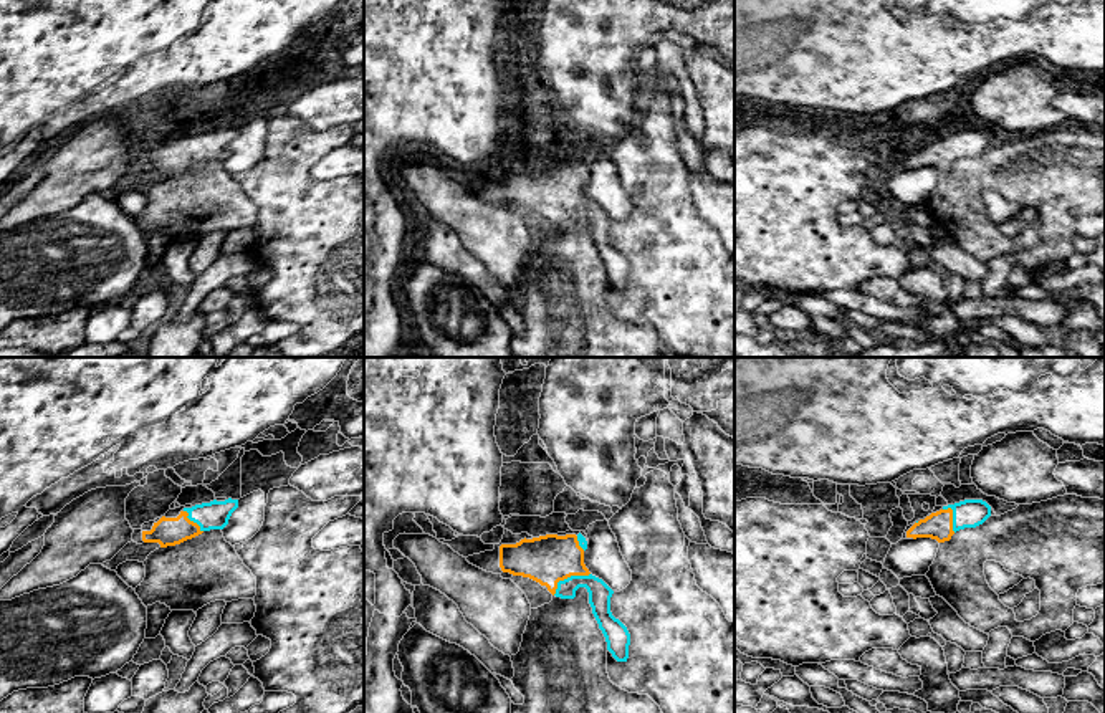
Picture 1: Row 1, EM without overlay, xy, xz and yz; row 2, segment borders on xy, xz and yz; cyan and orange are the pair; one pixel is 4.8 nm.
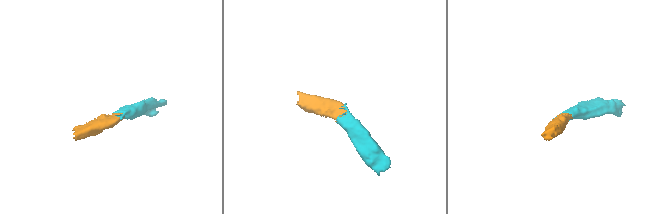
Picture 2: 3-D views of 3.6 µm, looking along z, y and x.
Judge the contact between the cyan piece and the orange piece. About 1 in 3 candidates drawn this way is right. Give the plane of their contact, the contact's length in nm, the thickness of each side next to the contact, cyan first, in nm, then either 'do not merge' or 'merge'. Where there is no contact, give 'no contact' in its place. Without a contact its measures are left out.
meets cyan in xz; contact 220 nm long; 110 nm thick on the cyan side, 240 nm on the other; merge

